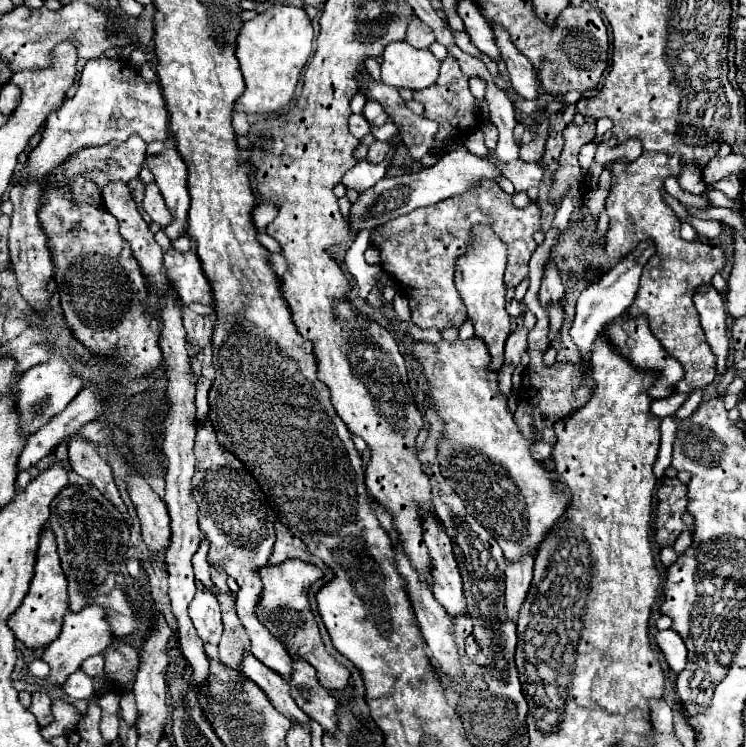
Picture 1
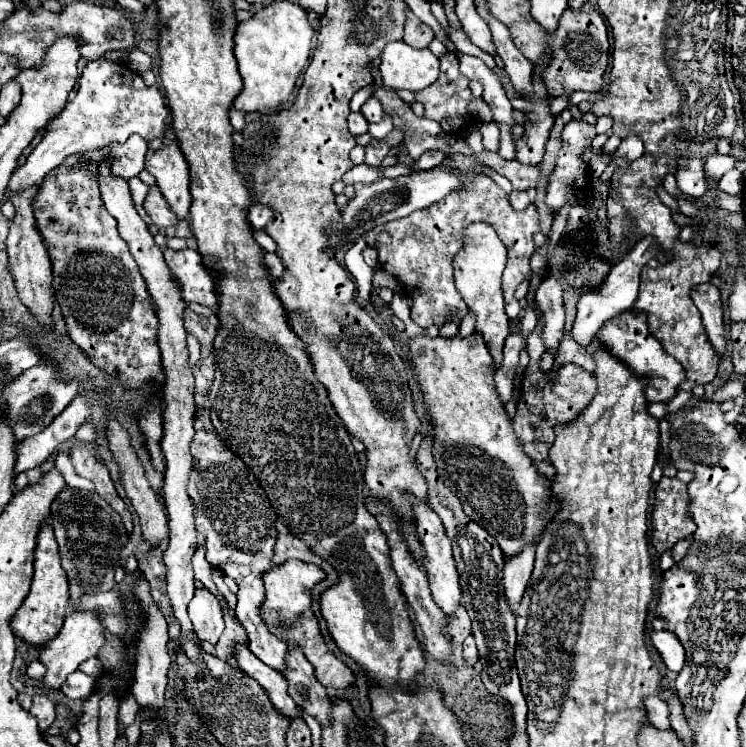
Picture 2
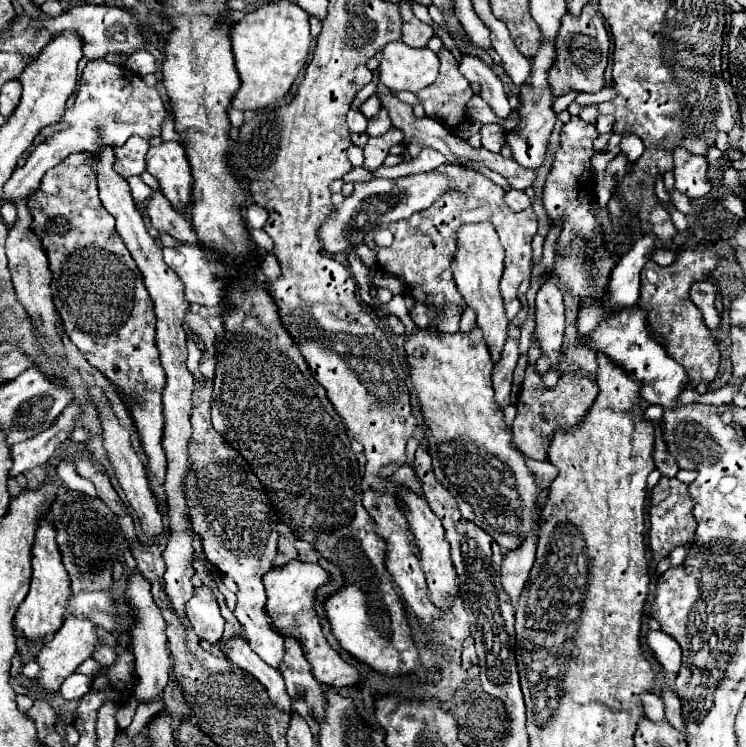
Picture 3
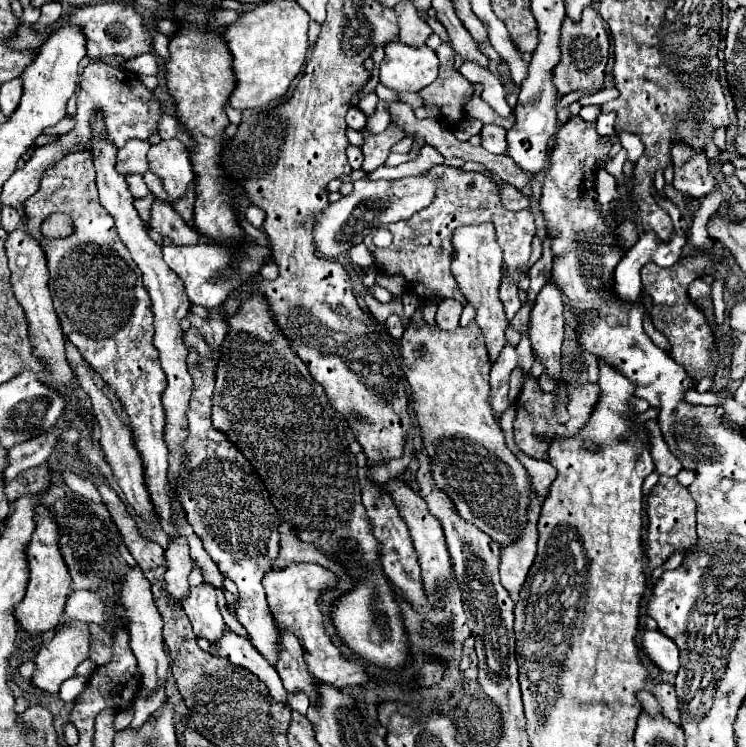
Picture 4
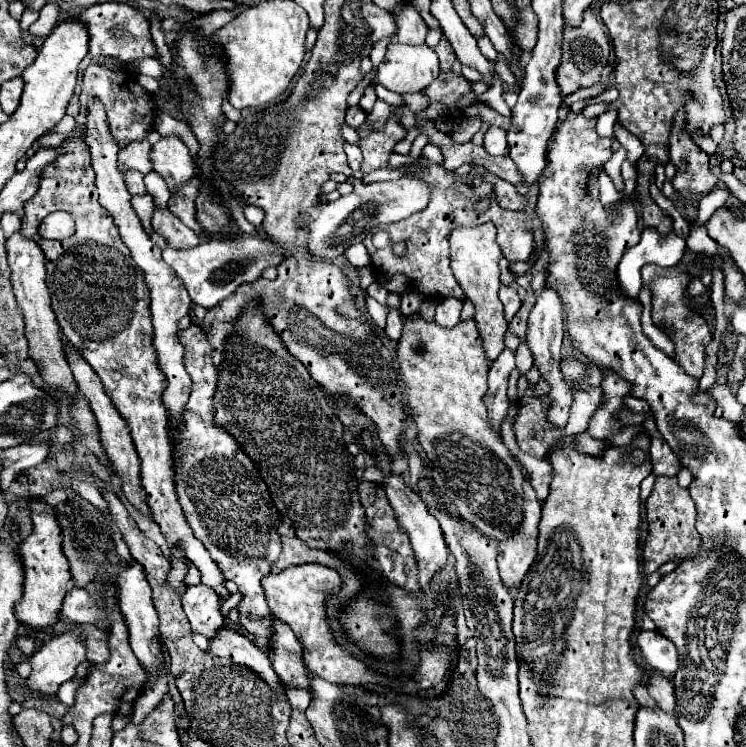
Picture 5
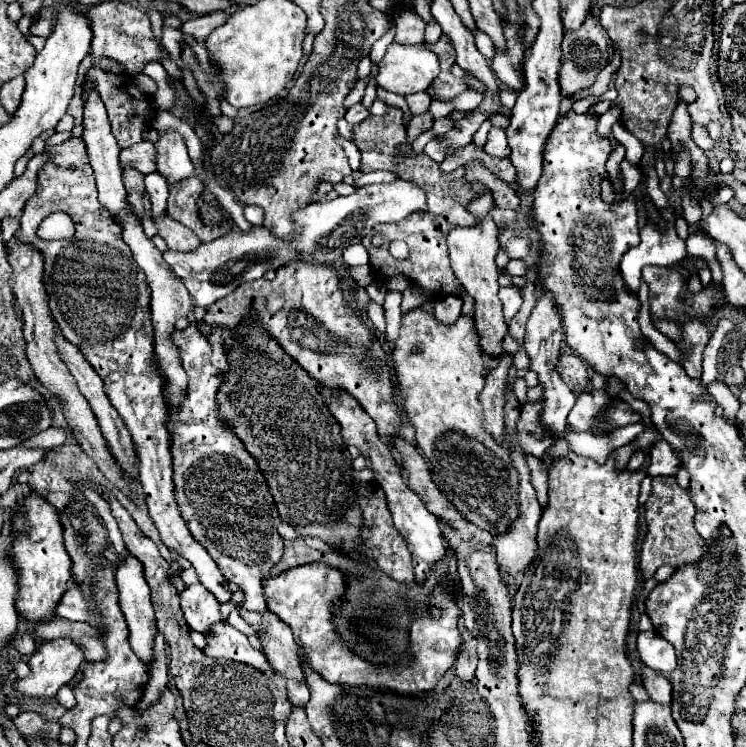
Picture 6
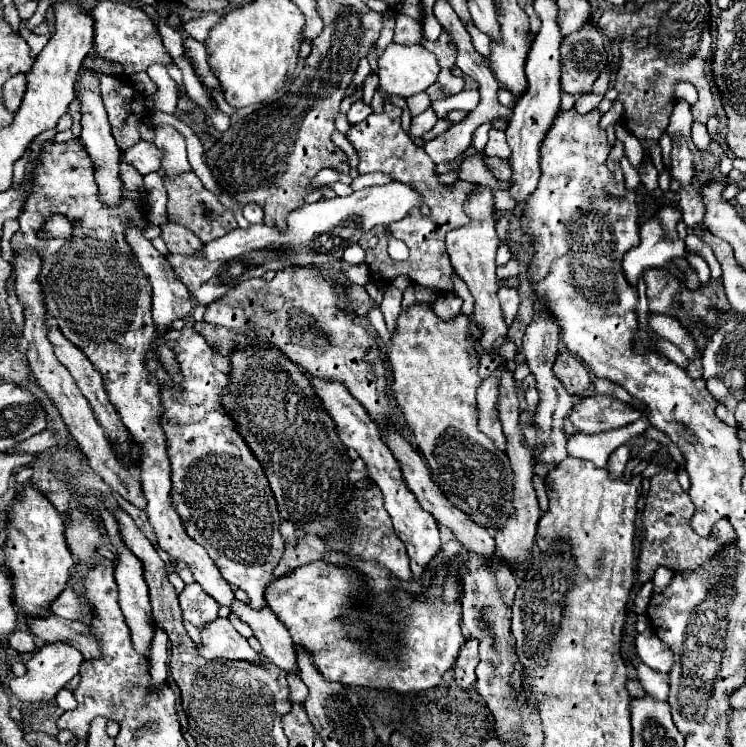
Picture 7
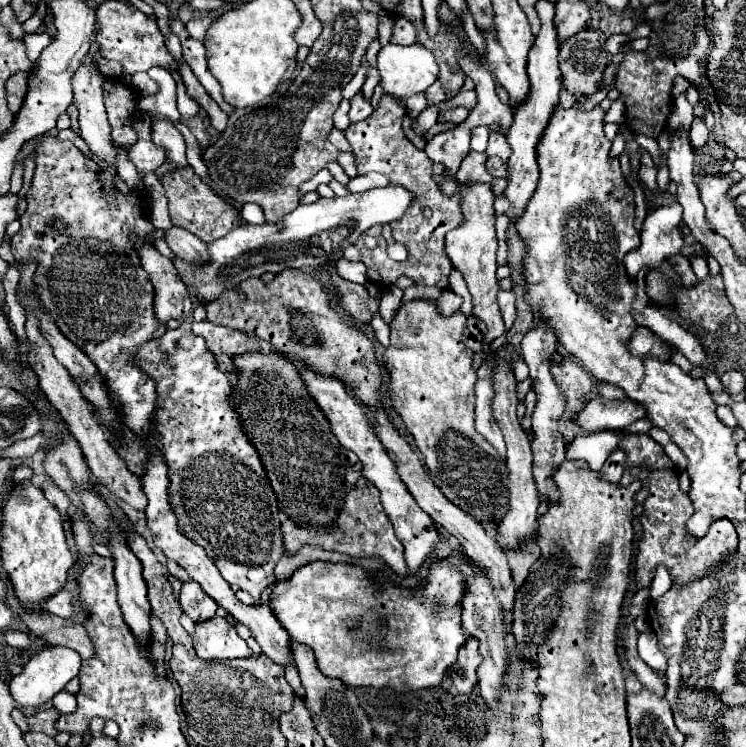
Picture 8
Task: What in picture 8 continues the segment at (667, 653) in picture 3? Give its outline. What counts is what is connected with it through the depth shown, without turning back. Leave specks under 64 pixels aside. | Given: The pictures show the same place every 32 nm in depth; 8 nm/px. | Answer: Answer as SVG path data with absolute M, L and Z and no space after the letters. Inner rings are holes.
M642 632L640 634L640 658L656 672L664 672L668 668L668 658L658 646L658 638L654 632Z

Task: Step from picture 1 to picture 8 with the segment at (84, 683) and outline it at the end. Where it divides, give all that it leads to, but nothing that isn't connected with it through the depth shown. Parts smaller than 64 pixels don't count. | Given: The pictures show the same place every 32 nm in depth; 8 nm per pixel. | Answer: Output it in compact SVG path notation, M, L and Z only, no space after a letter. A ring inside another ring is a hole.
M62 690L52 702L54 702L54 708L60 710L60 714L68 714L68 712L76 710L76 698L74 698L74 694L70 694L66 690Z

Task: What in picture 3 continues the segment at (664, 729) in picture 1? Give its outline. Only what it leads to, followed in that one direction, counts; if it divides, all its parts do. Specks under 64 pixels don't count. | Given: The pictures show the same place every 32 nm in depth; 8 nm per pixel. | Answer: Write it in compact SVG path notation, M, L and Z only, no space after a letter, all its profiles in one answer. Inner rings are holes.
M646 694L642 698L644 712L652 722L666 722L666 706L658 694Z

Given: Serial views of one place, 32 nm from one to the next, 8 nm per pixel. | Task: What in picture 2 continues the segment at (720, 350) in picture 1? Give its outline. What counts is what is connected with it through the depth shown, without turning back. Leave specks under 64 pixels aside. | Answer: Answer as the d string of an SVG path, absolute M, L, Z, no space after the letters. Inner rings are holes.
M698 284L692 290L692 300L702 314L702 324L710 338L710 344L720 356L720 362L726 354L726 336L724 336L724 306L720 300L720 292L714 284Z

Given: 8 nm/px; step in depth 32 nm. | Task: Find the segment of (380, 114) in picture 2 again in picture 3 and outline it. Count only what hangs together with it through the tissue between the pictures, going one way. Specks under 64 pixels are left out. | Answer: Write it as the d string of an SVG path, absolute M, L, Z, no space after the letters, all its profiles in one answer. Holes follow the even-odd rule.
M372 94L372 96L360 106L360 112L362 112L368 120L374 120L374 118L378 116L378 112L380 112L380 100L378 100L378 96Z

